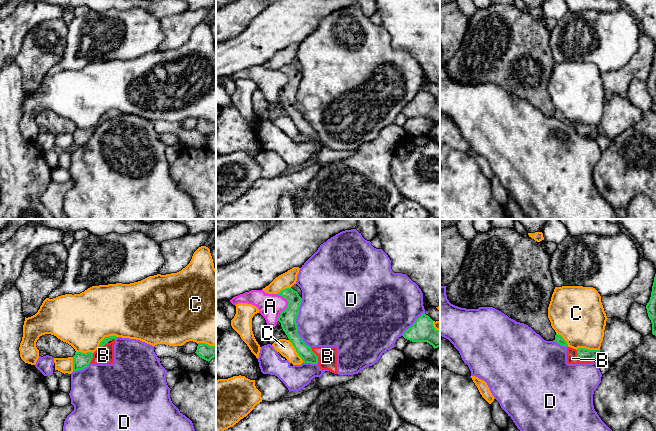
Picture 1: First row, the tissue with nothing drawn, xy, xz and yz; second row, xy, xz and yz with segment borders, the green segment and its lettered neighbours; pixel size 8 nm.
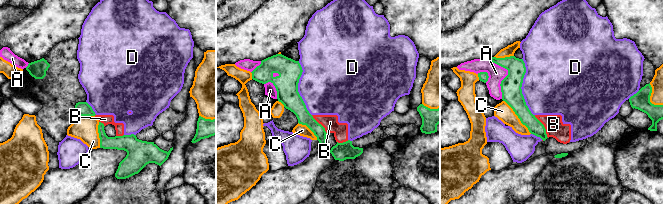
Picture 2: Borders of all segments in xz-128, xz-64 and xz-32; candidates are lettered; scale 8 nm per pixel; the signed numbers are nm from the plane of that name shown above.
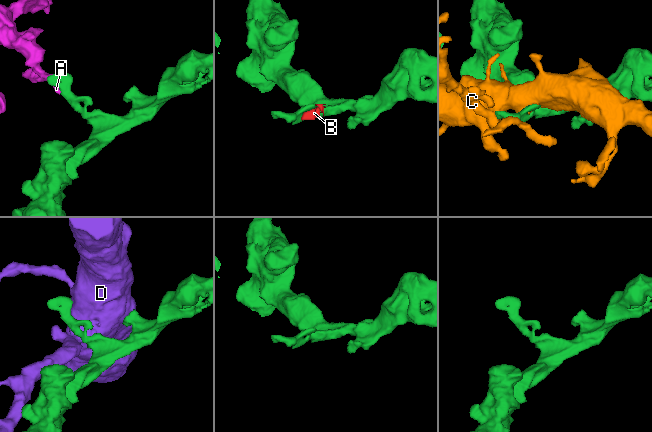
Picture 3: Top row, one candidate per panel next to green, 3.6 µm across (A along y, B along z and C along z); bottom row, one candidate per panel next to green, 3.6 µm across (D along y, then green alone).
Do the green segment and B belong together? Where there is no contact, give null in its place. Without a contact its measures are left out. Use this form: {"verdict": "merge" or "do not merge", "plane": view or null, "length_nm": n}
{"verdict": "do not merge", "plane": "yz", "length_nm": 150}

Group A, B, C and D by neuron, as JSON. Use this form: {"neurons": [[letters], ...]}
{"neurons": [["A"], ["B", "D"], ["C"]]}

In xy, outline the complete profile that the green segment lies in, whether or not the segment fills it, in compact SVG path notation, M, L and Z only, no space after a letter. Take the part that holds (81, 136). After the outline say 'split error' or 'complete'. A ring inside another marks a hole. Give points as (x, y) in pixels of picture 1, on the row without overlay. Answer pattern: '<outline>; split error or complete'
M75 128L75 131L73 132L73 148L86 144L90 140L92 134L92 128Z; complete

